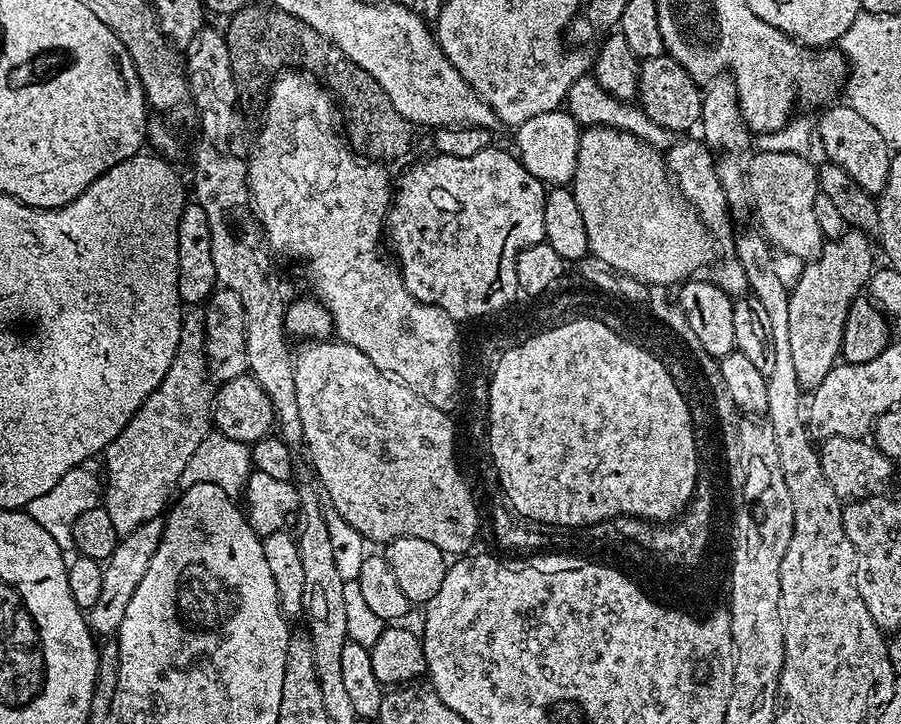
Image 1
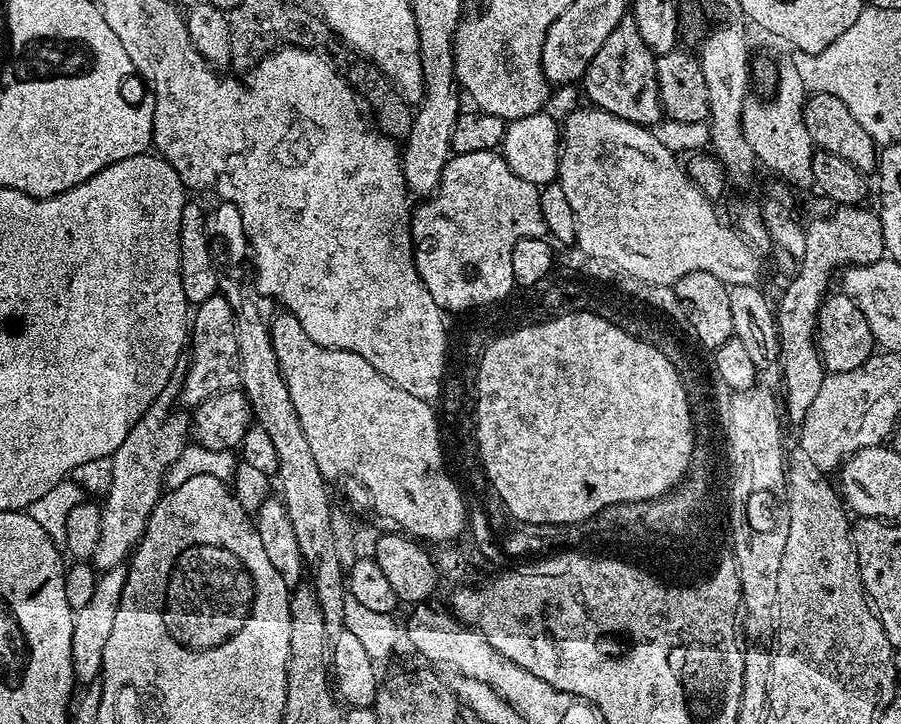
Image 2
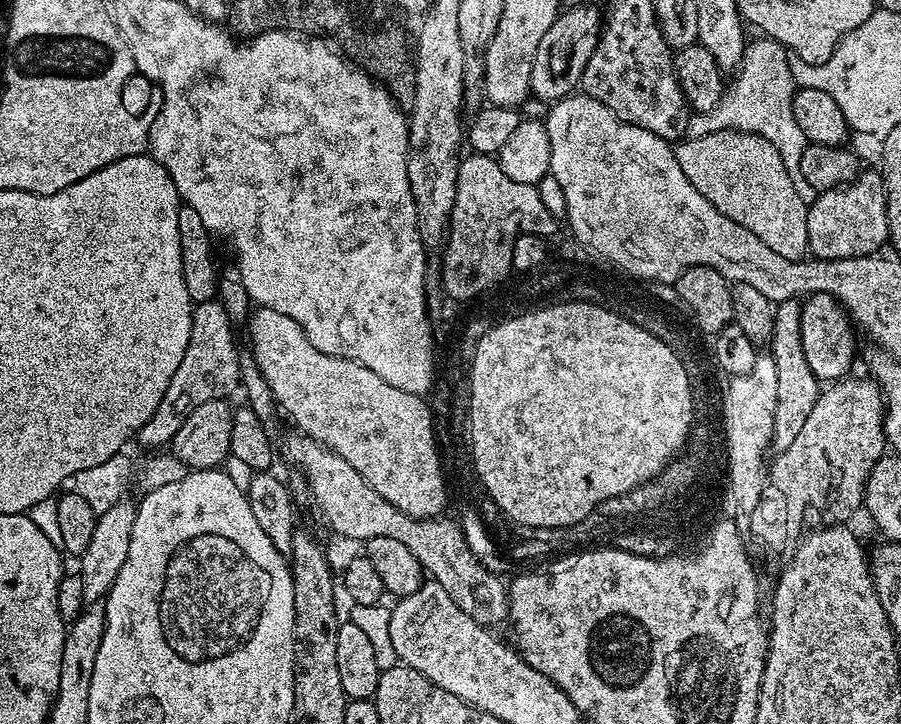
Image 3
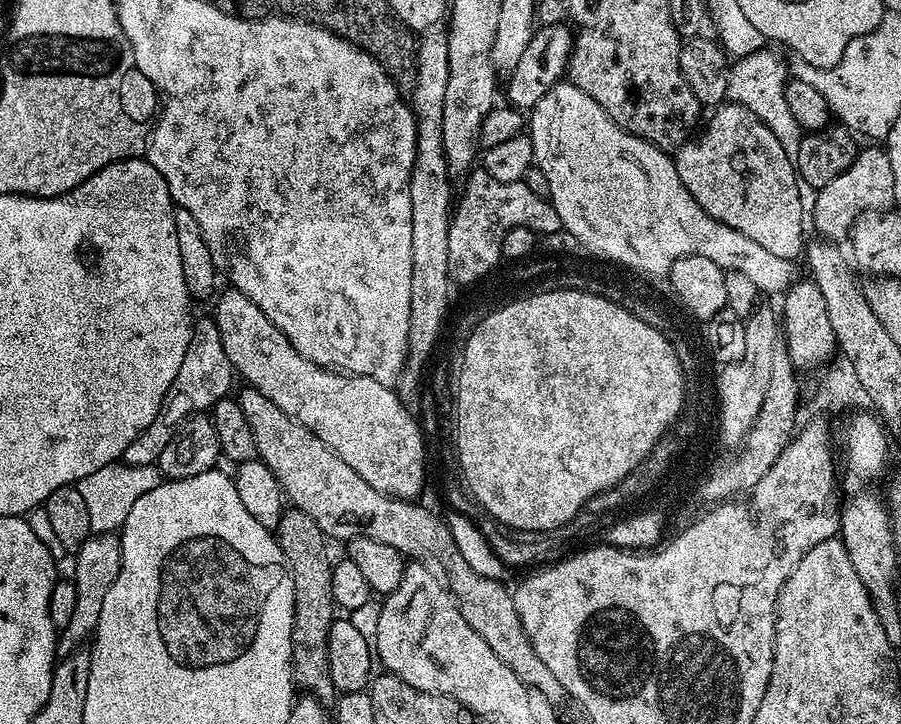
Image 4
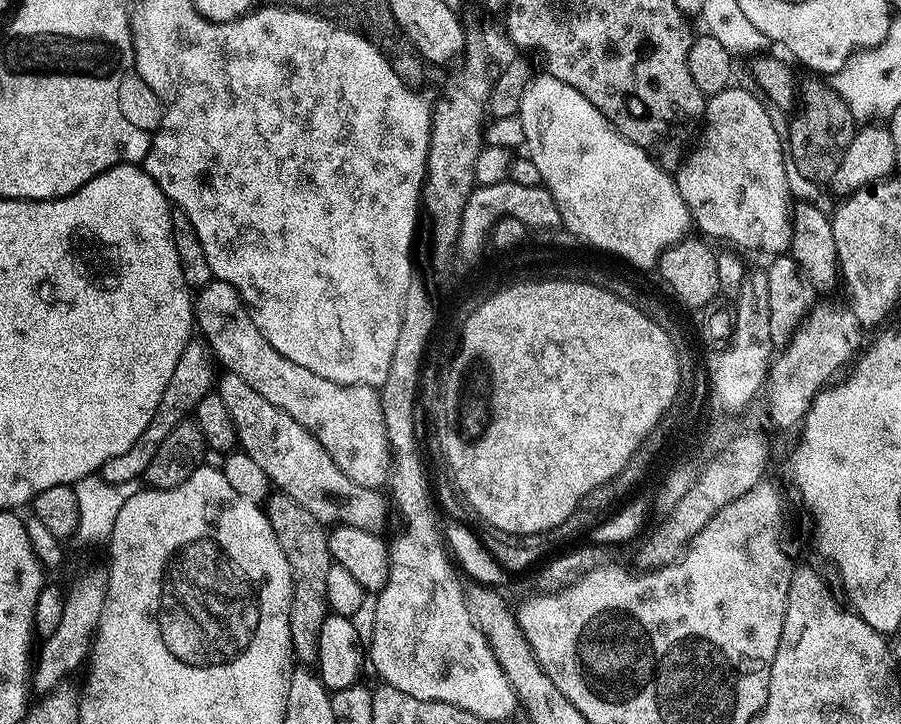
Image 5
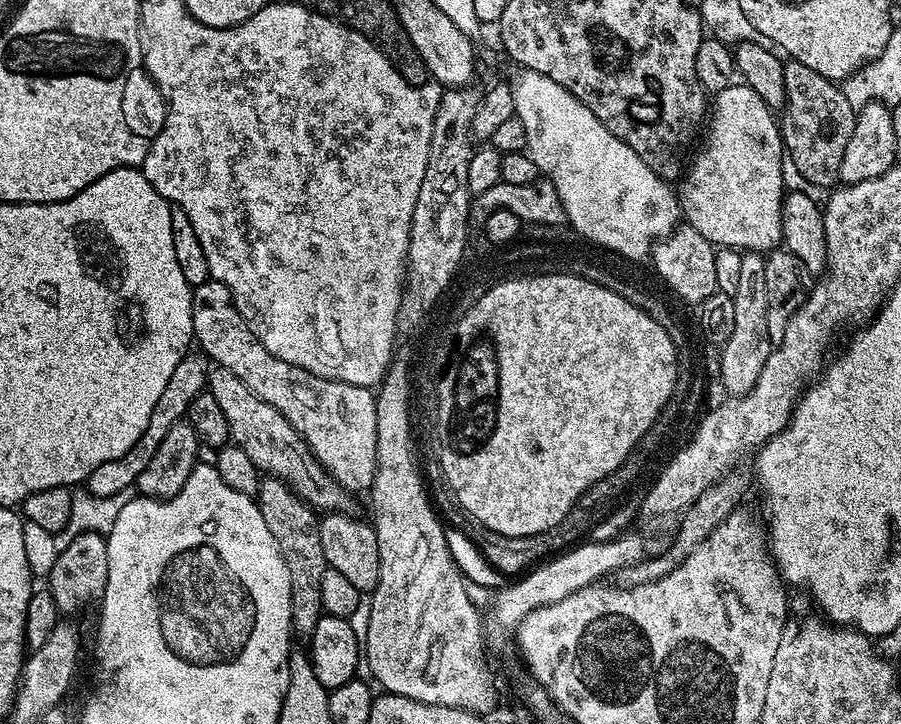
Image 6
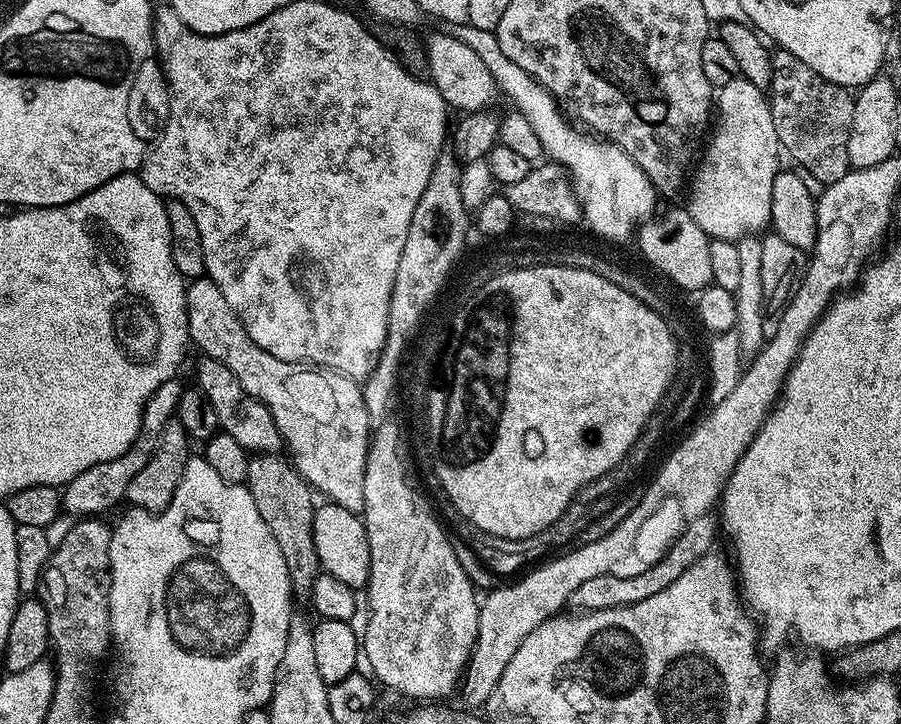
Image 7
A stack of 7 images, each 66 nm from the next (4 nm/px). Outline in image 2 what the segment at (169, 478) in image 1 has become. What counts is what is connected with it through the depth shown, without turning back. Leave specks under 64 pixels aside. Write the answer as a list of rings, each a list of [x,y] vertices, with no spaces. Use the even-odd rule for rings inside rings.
[[[173,378],[139,422],[126,434],[126,442],[118,446],[112,457],[112,485],[102,500],[102,538],[90,561],[93,568],[105,570],[121,567],[132,556],[144,536],[150,514],[165,491],[166,470],[182,454],[189,443],[190,416],[172,412],[177,403],[181,381]]]

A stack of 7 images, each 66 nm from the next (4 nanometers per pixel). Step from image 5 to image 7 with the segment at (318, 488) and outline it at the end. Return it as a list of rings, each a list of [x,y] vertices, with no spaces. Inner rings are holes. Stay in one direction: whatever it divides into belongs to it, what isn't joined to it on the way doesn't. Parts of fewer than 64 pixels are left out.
[[[201,359],[196,368],[195,387],[202,390],[210,398],[210,406],[214,406],[214,414],[218,414],[220,431],[230,434],[238,446],[242,446],[250,454],[276,454],[281,451],[280,431],[270,414],[270,410],[261,400],[255,400],[249,392],[222,366],[217,360]]]

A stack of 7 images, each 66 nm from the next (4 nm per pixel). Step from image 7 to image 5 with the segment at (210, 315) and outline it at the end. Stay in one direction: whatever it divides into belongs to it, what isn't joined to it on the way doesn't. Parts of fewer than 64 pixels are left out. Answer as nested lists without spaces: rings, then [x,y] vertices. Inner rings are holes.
[[[213,278],[206,287],[195,293],[194,324],[204,343],[212,349],[217,365],[238,374],[238,378],[242,378],[246,386],[258,390],[266,402],[278,406],[278,410],[290,414],[290,418],[314,434],[330,458],[338,462],[346,478],[358,482],[358,486],[374,489],[389,483],[394,456],[390,451],[377,389],[365,384],[330,382],[310,374],[306,366],[298,366],[298,362],[282,358],[282,354],[270,346],[260,327],[252,320],[251,311],[240,293],[234,286],[221,280]]]

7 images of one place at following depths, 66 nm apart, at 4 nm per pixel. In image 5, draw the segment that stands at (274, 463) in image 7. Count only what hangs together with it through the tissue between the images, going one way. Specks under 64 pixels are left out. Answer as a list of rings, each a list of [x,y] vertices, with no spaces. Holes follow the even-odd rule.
[[[283,494],[269,495],[266,501],[268,521],[274,530],[274,538],[278,538],[278,546],[282,546],[282,554],[286,554],[286,562],[290,562],[292,571],[292,605],[290,606],[290,638],[295,659],[301,665],[312,666],[318,654],[318,634],[322,630],[322,622],[330,615],[326,602],[326,574],[333,564],[328,532],[325,525],[314,518],[294,502],[294,498]]]

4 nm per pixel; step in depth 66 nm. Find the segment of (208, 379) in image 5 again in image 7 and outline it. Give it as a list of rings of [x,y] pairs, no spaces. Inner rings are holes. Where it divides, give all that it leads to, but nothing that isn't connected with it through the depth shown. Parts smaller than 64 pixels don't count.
[[[179,379],[166,382],[149,398],[142,414],[142,426],[138,438],[130,446],[130,450],[126,450],[126,454],[122,454],[110,462],[90,466],[90,470],[82,470],[82,474],[78,474],[78,478],[63,485],[62,508],[65,513],[73,512],[73,517],[76,518],[96,518],[104,514],[100,512],[110,511],[119,500],[123,501],[127,497],[130,481],[138,475],[138,470],[142,470],[142,466],[146,466],[146,462],[150,462],[164,427],[175,417],[180,395],[185,389],[185,385],[180,383]]]

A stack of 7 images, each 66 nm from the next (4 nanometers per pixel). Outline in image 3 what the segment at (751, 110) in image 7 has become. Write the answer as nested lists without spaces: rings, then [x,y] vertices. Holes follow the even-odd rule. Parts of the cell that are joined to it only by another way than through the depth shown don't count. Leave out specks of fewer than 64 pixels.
[[[731,129],[712,132],[702,138],[685,139],[675,145],[674,154],[678,158],[678,166],[682,167],[682,172],[690,180],[690,184],[720,213],[746,227],[782,258],[798,261],[807,257],[808,207],[796,192],[793,178],[774,145],[755,134]]]

